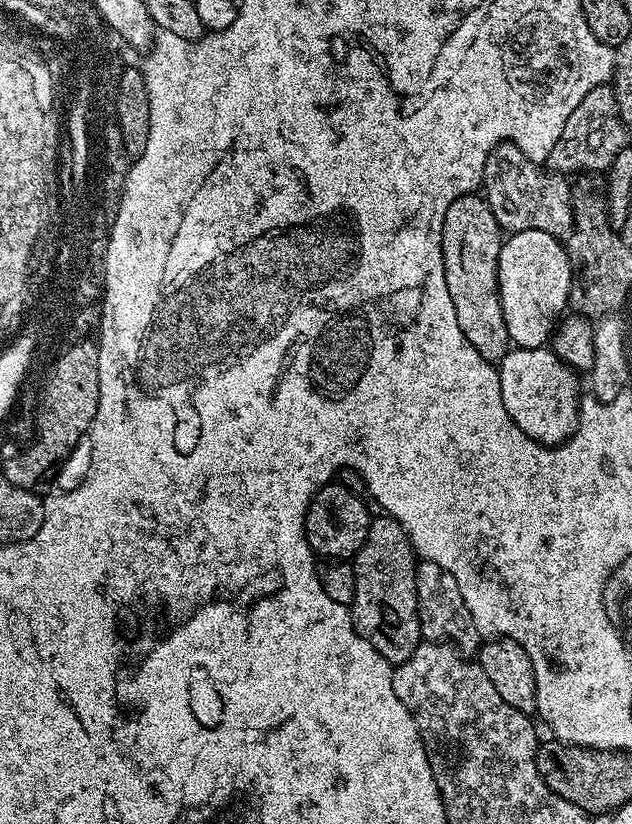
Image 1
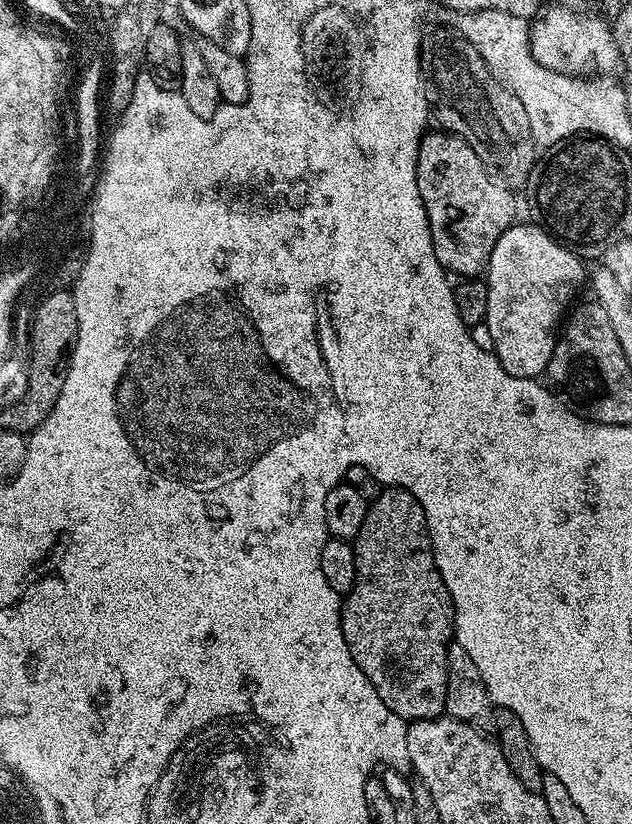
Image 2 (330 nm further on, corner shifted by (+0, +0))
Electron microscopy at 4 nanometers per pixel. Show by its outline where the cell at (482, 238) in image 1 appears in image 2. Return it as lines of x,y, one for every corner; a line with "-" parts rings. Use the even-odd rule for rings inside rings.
425,131
424,137
420,139
416,181
422,206
426,206
426,218
430,222
434,254
438,254
438,262
453,277
476,278
487,273
488,259
498,238
502,238
504,231
512,227
517,219
516,200
512,197
515,195
513,189
503,188
498,182
494,182
494,178
490,178
490,174
486,174
486,166
482,166
478,154
470,150
464,139
453,132
432,131

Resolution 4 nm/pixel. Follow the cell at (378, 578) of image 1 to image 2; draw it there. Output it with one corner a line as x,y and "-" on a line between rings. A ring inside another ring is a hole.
385,487
376,501
369,503
366,522
362,522
362,530
358,530
354,541
356,549
356,581
350,591
343,597
340,606
340,629
346,638
346,646
358,662
362,674
370,678
374,690
378,690
378,698
398,714
406,722
414,720
433,720
436,716
445,715
444,703
448,697
448,646
453,643
456,626
456,608
452,605
450,590
446,590
446,582
442,582
442,574
436,565
432,549
433,533
430,531
430,517
424,507
405,488

